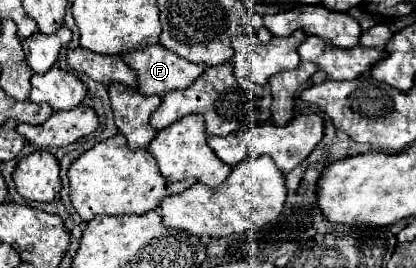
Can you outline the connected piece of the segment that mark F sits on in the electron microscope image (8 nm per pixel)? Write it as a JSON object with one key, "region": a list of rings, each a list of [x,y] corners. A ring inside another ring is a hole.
{"region":[[[162,44],[122,54],[122,60],[136,70],[138,90],[158,96],[192,86],[206,68],[206,64],[194,64],[176,56]]]}

